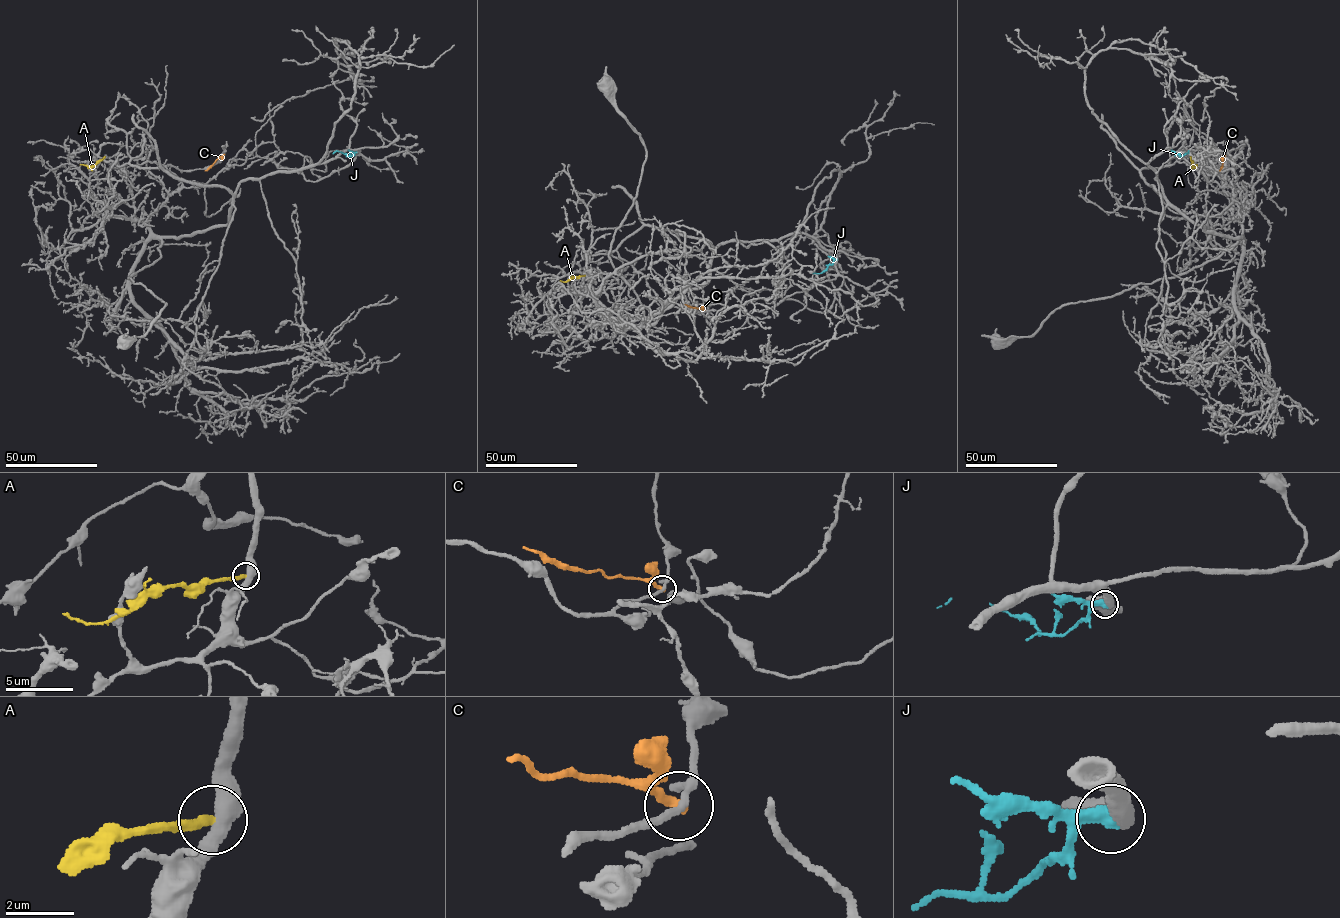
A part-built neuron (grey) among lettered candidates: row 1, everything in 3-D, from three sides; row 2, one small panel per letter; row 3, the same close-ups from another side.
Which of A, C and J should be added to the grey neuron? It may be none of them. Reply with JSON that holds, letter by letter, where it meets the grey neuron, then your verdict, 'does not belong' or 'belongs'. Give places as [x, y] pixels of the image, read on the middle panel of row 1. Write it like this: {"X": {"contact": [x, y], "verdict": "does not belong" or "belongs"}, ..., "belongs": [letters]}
{"A": {"contact": [585, 275], "verdict": "does not belong"}, "C": {"contact": [704, 310], "verdict": "does not belong"}, "J": {"contact": [836, 259], "verdict": "does not belong"}, "belongs": []}

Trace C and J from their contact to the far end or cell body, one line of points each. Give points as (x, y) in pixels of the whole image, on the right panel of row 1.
C: (1225, 154), (1219, 170)
J: (1174, 152), (1179, 156), (1188, 151), (1188, 153)

